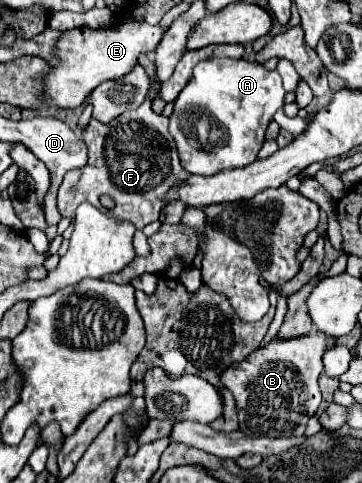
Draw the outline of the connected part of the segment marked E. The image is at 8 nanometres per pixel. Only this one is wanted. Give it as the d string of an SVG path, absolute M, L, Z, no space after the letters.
M131 22L131 24L124 24L123 26L110 26L99 28L99 30L91 30L91 28L73 28L67 30L61 40L57 42L59 48L59 58L61 64L51 66L51 72L45 80L45 100L49 106L57 106L57 108L77 108L85 102L85 98L93 92L93 88L97 88L101 82L105 80L115 80L125 76L127 72L131 72L131 68L135 68L139 62L141 54L149 54L155 52L159 40L163 38L165 28L161 28L161 24L145 24L145 22Z

